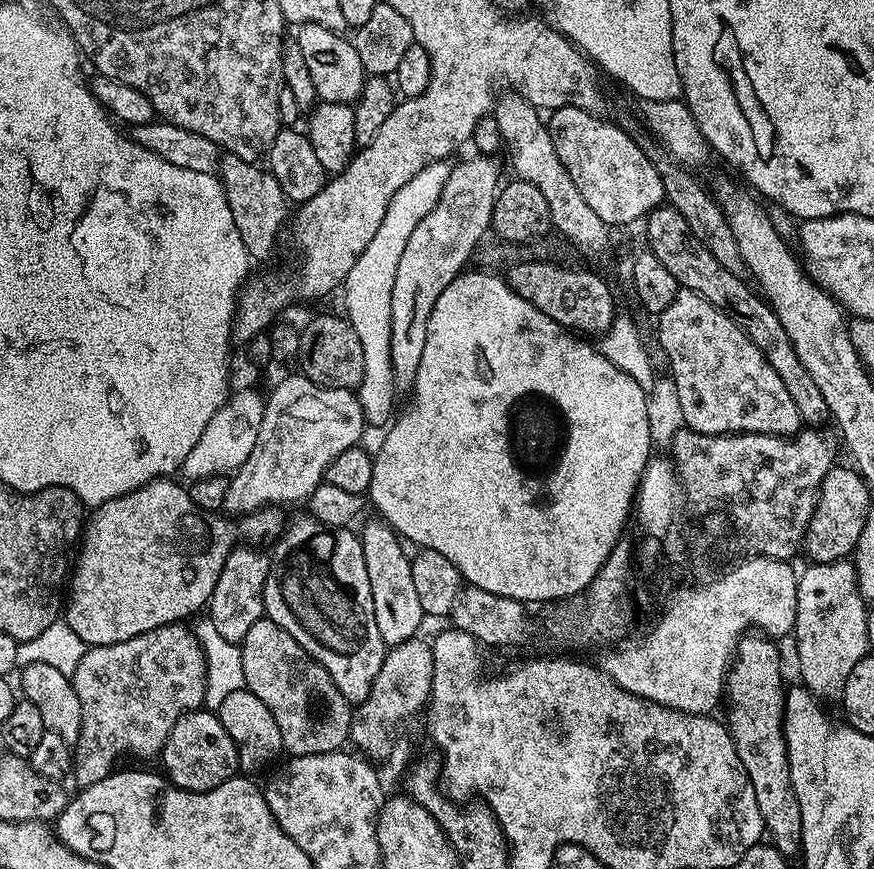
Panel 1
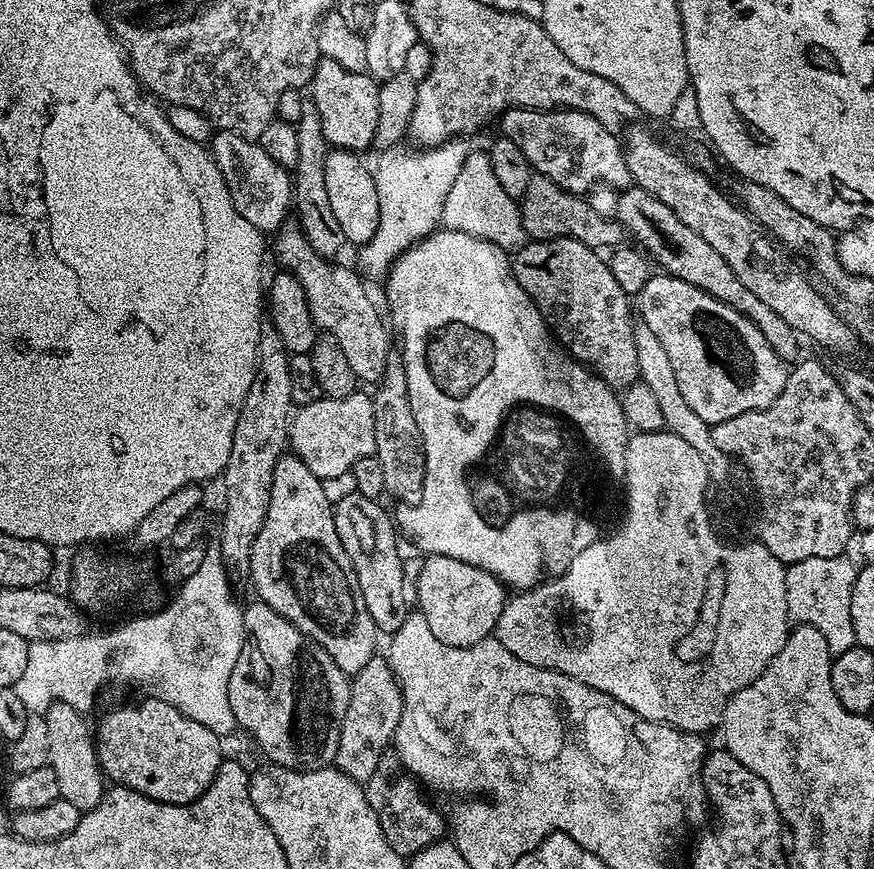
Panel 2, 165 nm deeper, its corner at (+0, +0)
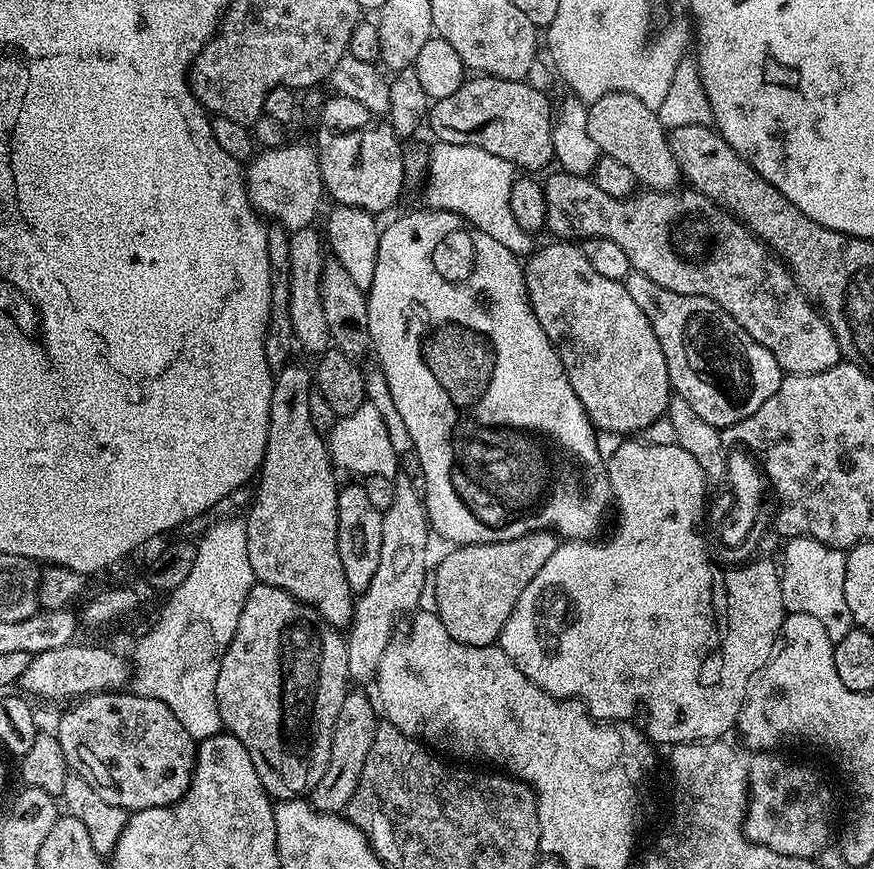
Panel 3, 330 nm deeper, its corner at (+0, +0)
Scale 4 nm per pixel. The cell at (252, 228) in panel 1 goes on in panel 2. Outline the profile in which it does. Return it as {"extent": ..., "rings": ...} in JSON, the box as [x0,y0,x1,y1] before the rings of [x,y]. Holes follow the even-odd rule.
{"extent":[276,225,392,383],"rings":[[[285,225],[277,231],[276,238],[276,254],[280,258],[280,266],[285,271],[293,272],[304,288],[310,316],[317,329],[334,337],[342,347],[346,362],[357,381],[379,383],[385,374],[388,361],[392,358],[388,336],[390,330],[385,317],[382,312],[382,317],[380,316],[375,302],[366,290],[363,277],[350,268],[336,264],[338,262],[329,262],[318,255],[297,225]]]}

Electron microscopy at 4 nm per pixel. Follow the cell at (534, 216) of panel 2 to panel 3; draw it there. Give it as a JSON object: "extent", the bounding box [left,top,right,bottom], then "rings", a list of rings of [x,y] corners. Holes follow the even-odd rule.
{"extent":[543,170,842,374],"rings":[[[561,170],[554,171],[549,180],[543,181],[544,197],[546,198],[546,218],[544,219],[547,231],[552,231],[553,237],[559,238],[564,242],[580,242],[589,236],[597,236],[598,238],[610,238],[610,242],[615,242],[626,254],[626,258],[630,258],[632,263],[632,271],[646,274],[646,278],[650,278],[650,282],[654,282],[658,286],[662,286],[666,290],[670,290],[674,294],[682,294],[683,296],[705,296],[707,300],[712,300],[718,306],[722,306],[722,310],[726,310],[738,322],[738,326],[742,326],[742,330],[746,330],[746,334],[750,334],[750,338],[754,338],[754,342],[758,342],[762,346],[766,346],[766,350],[770,350],[770,354],[774,354],[774,358],[778,362],[778,366],[785,373],[795,374],[797,372],[820,372],[825,371],[836,364],[841,363],[842,353],[838,342],[834,338],[834,330],[830,330],[830,326],[824,320],[824,313],[805,296],[796,280],[789,272],[787,264],[771,251],[768,245],[754,235],[741,220],[725,209],[715,204],[710,198],[706,198],[700,192],[695,190],[687,190],[688,192],[680,192],[681,190],[673,190],[671,192],[653,192],[651,190],[640,190],[630,196],[624,196],[622,199],[614,198],[610,194],[606,194],[606,190],[598,190],[598,186],[588,176],[575,176],[573,173]]]}

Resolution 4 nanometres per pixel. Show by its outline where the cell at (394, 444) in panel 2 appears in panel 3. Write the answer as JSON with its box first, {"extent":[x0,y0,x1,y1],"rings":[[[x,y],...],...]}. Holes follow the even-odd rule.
{"extent":[346,474,430,681],"rings":[[[400,474],[395,481],[394,502],[390,502],[390,510],[382,513],[382,554],[378,554],[378,570],[374,570],[370,586],[359,593],[352,609],[352,622],[346,632],[348,675],[353,681],[371,681],[375,677],[382,654],[394,639],[392,631],[396,628],[396,619],[407,617],[419,605],[422,586],[430,580],[430,525],[423,497],[410,477]]]}

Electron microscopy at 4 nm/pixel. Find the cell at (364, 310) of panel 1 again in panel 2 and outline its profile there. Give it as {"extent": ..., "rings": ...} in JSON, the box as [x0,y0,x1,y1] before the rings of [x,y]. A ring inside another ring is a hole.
{"extent":[358,138,470,277],"rings":[[[453,138],[423,150],[397,146],[381,151],[376,156],[374,175],[378,186],[378,230],[374,230],[374,238],[370,238],[370,242],[358,248],[365,277],[387,277],[392,263],[407,248],[441,227],[446,194],[450,192],[458,170],[462,170],[462,162],[466,162],[470,151],[468,142],[464,138]]]}

